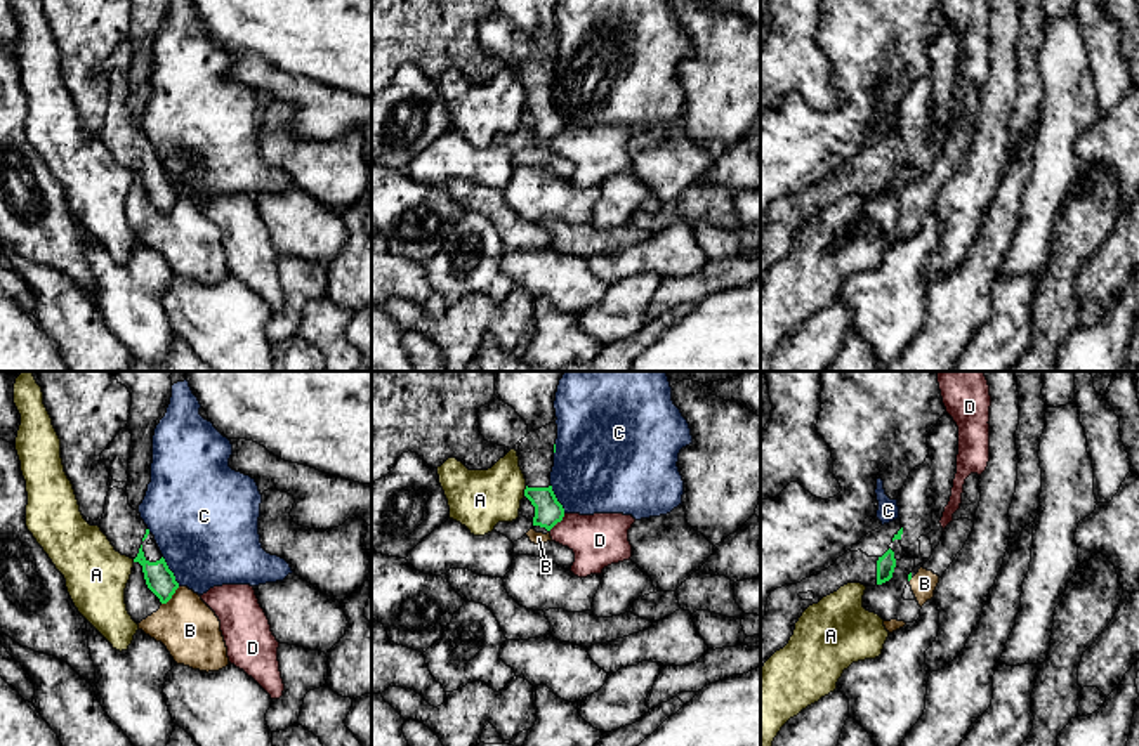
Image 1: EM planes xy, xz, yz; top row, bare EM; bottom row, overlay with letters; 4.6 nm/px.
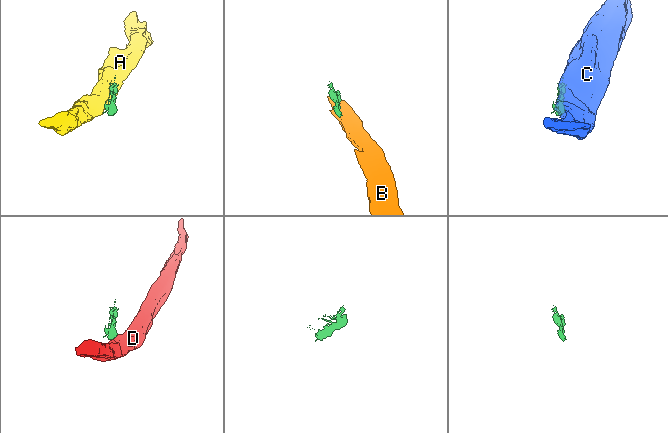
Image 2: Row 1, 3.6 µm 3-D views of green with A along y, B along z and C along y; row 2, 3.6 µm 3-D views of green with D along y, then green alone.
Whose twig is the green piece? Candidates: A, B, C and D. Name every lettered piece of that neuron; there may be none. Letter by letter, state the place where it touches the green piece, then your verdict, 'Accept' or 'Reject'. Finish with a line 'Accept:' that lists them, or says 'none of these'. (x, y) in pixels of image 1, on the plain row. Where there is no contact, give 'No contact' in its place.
A: Touches green at xz (525, 103). Reject
B: Touches green at xy (171, 209). Reject
C: Touches green at xy (171, 183). Reject
D: Touches green at xz (558, 132). Reject
Accept: none of these

